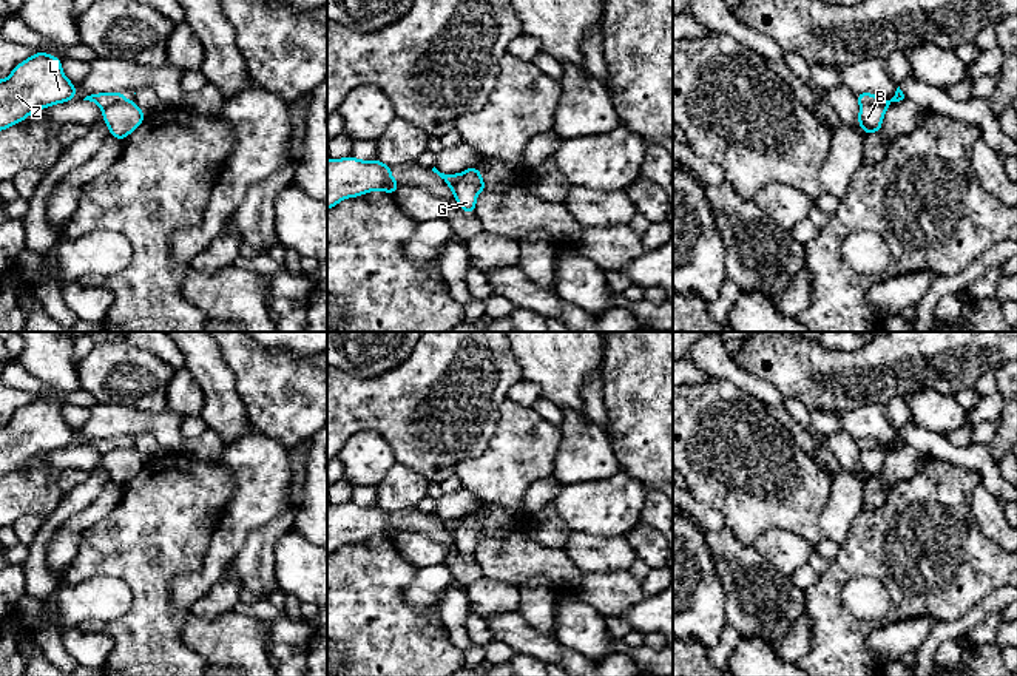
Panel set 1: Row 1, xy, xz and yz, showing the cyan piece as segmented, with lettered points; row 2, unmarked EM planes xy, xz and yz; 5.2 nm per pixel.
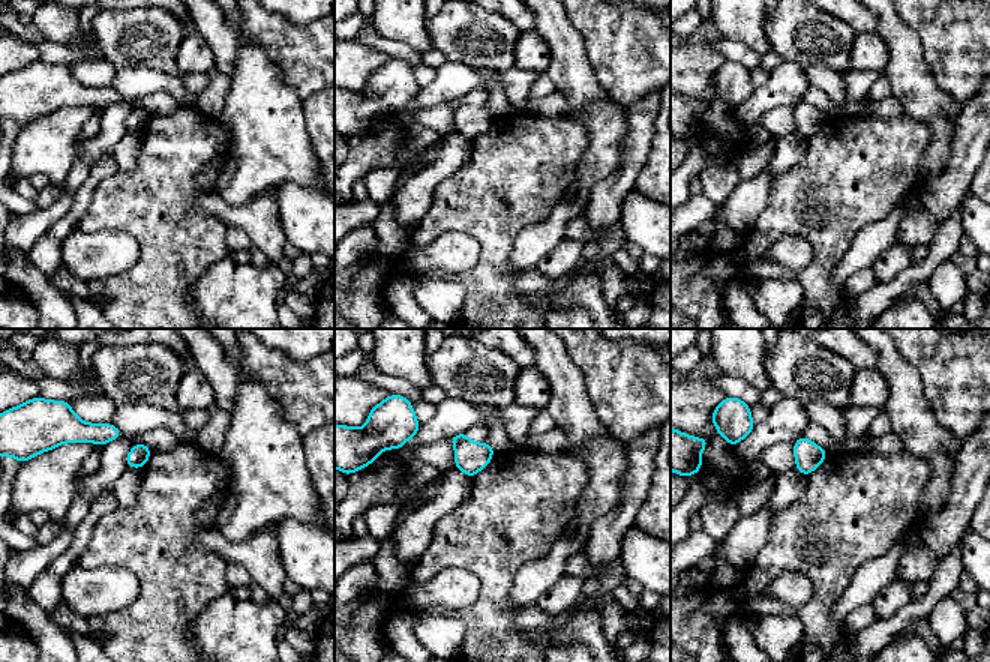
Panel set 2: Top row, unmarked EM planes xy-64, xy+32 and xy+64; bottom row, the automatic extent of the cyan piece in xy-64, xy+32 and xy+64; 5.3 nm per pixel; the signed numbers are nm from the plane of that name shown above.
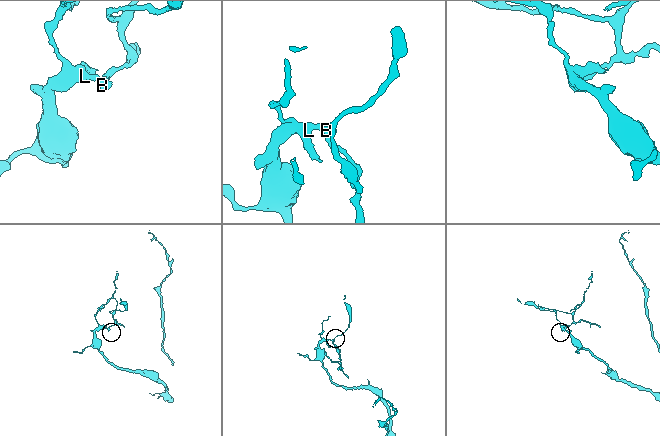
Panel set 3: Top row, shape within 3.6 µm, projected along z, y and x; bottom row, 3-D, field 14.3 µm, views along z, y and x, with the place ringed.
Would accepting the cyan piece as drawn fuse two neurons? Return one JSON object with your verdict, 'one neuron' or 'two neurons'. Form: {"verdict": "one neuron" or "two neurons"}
{"verdict": "two neurons"}

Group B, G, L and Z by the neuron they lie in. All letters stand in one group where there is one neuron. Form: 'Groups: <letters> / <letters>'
Groups: B G / L Z

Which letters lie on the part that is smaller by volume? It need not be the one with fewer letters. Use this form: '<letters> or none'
B, G

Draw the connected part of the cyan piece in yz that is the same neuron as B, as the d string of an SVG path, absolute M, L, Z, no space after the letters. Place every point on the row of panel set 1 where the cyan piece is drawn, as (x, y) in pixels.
M898 86L890 100L878 99L873 103L861 105L860 114L858 114L858 125L864 130L866 136L875 131L881 131L883 117L887 106L903 99L904 99L904 94Z

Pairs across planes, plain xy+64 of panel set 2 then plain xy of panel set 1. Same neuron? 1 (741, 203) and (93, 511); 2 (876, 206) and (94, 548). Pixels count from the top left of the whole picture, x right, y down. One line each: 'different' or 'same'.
1: same
2: same

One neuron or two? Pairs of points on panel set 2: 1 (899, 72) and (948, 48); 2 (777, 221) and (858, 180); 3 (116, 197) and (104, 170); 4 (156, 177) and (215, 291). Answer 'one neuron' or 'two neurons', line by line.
1: two neurons
2: one neuron
3: two neurons
4: two neurons

